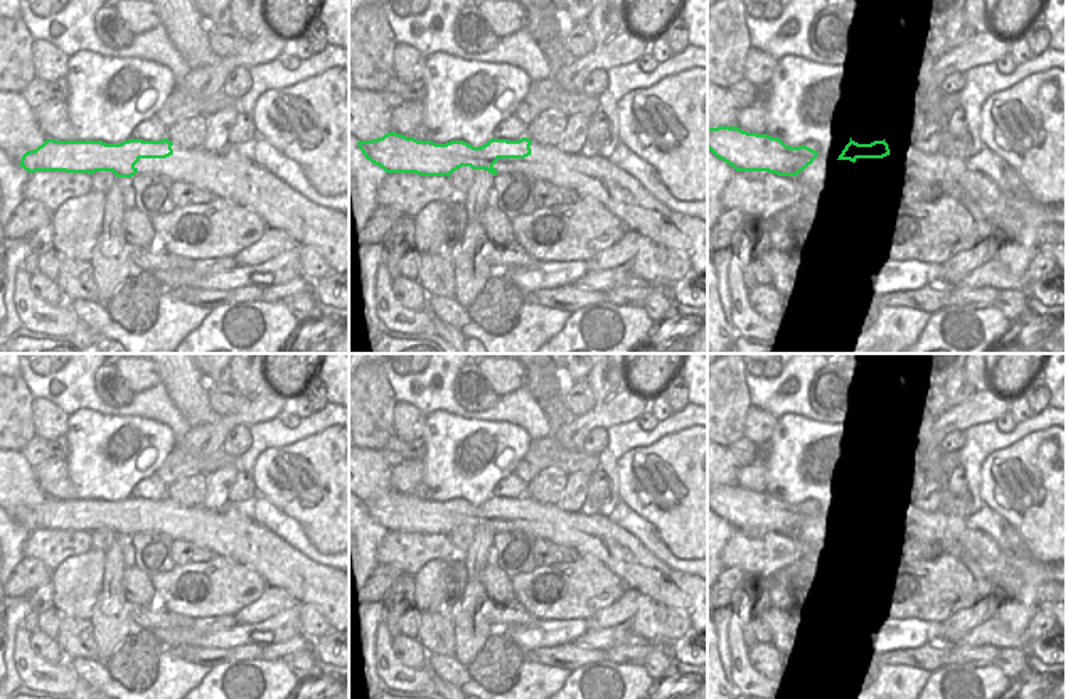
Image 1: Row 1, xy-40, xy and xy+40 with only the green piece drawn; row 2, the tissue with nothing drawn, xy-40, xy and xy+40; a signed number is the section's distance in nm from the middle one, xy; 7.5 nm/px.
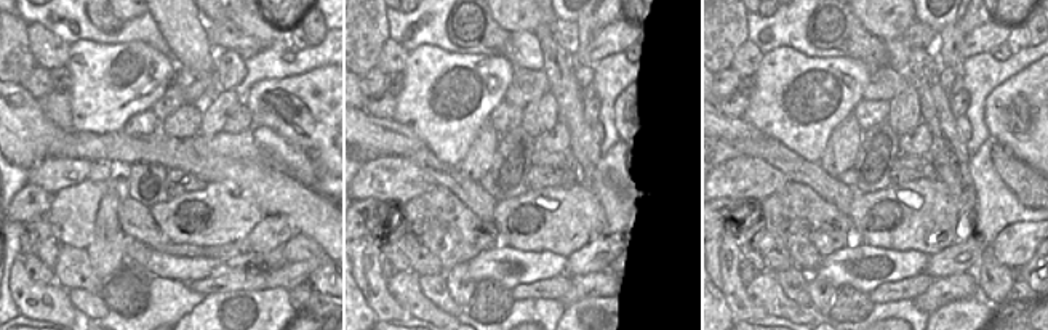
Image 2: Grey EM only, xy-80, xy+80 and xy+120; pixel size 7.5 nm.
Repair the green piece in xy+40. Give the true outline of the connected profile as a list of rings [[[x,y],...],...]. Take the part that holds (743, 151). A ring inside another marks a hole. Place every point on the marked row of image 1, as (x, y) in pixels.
[[[738,126],[707,128],[707,149],[736,171],[768,171],[797,176],[818,157],[807,147],[786,146],[779,138],[747,133]]]

